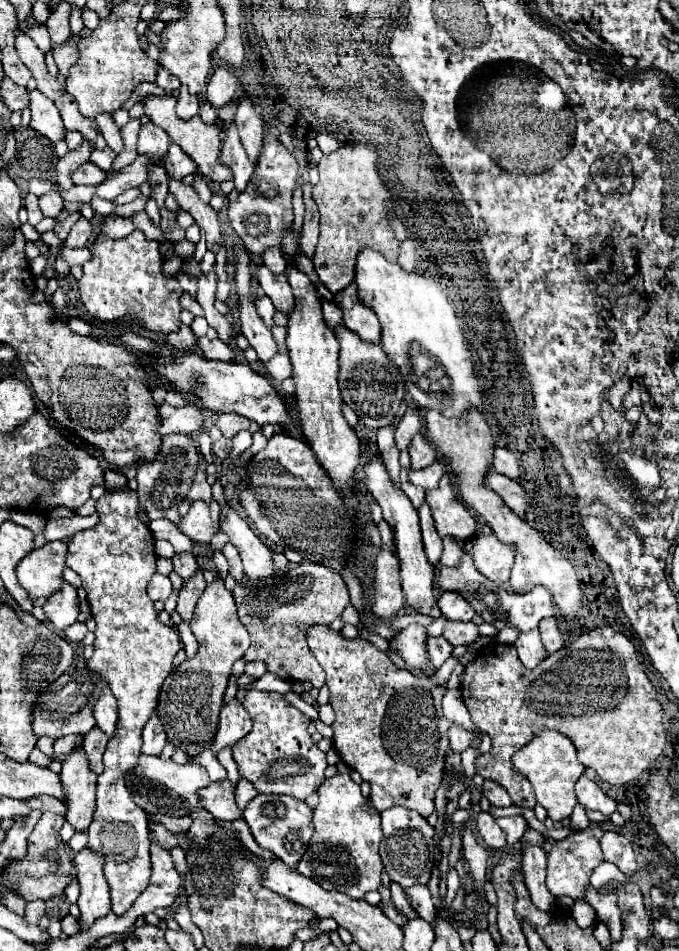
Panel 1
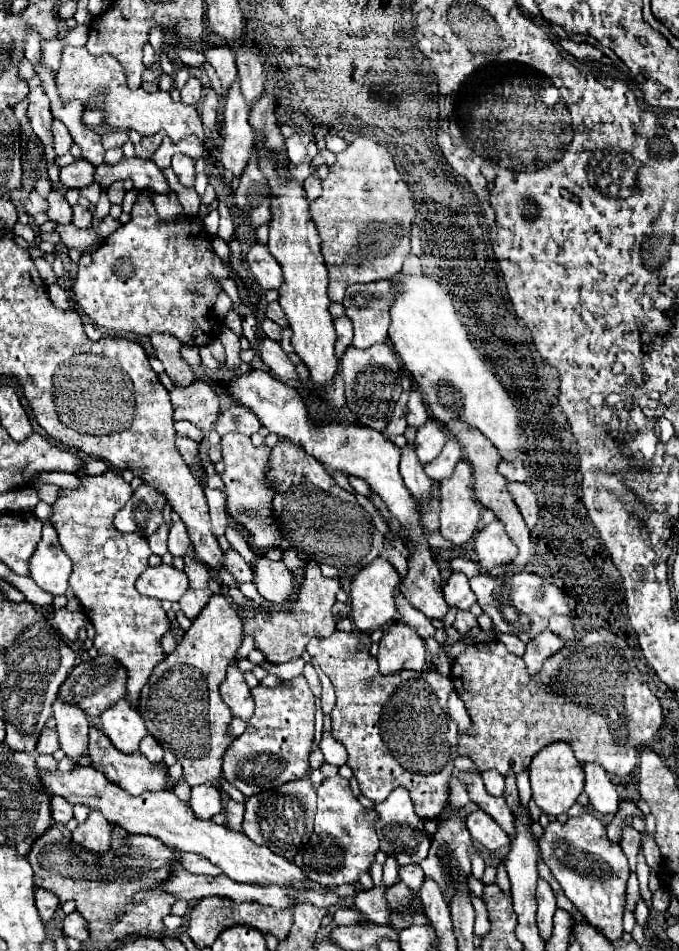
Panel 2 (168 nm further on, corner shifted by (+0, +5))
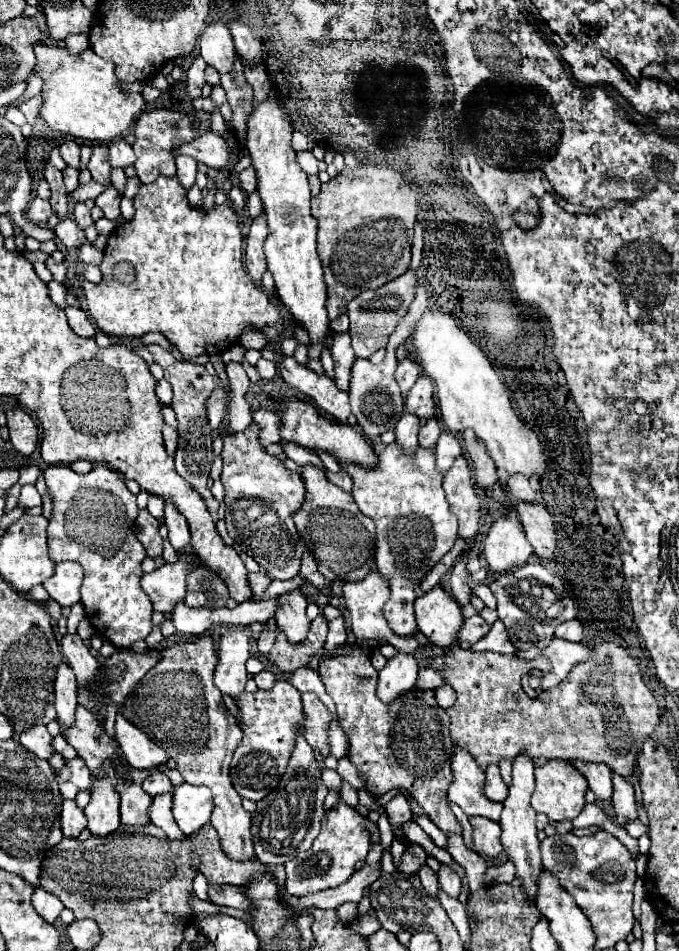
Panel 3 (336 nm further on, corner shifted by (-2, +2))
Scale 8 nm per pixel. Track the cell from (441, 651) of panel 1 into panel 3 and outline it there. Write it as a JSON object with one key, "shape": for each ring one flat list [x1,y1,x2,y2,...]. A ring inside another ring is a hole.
{"shape":[[373,438,373,448,379,456,379,464,373,470,365,470,357,464,341,464,341,468,353,478,353,498,363,514,373,518,377,526,377,570,389,576,391,598,383,608,389,628,397,636,415,636,417,620,413,614,413,602,417,598,417,578,425,576,457,540,457,518,449,512,449,504,443,492,443,476,435,468,435,454,419,448,413,458,407,458,395,444,385,446]]}

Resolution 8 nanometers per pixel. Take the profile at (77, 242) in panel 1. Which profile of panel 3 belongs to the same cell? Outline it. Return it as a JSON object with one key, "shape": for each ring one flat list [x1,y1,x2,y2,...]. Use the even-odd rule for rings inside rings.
{"shape":[[77,202,77,204,75,204,75,208,73,208,73,218,75,218,75,222,79,224,81,230,85,230,85,228,93,222,91,212,89,212,89,208,87,208,83,202]]}

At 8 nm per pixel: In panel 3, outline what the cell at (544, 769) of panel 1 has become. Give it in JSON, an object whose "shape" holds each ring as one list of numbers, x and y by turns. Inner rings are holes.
{"shape":[[547,760,545,764,535,768,535,792,531,796,531,806,535,812,543,812,549,816,549,820,573,820,585,806,585,792,587,782,577,768,567,760]]}

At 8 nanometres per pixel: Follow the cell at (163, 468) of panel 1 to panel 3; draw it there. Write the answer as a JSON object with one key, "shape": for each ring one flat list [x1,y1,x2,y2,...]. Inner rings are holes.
{"shape":[[141,508,137,518,137,540,145,546,147,556,157,558,163,552,163,538,159,534,159,520,149,514,147,508]]}

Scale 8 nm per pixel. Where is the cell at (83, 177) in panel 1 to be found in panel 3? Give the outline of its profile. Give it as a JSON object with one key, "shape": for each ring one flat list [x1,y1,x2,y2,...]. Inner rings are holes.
{"shape":[[65,168,63,170,63,182,65,182,65,188,67,188,67,192,71,194,77,186,79,186,79,170,77,168]]}

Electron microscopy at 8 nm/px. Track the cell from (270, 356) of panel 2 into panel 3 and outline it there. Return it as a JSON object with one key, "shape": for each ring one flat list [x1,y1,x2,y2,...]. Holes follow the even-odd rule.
{"shape":[[285,356,279,362,279,374,289,386,311,396,315,400,315,404,321,410,325,410,327,414,331,414,335,420,357,426,357,420,349,408,347,392,341,392,331,378,327,378,325,374,319,376,319,374,311,372,307,366,295,362,293,356]]}

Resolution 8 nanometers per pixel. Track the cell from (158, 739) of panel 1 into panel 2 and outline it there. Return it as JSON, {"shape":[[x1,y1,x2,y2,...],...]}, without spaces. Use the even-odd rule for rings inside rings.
{"shape":[[147,735,147,739,143,739,139,751,141,751,151,763,163,765,163,749,159,747,159,743,155,743,155,739,151,739,151,735]]}

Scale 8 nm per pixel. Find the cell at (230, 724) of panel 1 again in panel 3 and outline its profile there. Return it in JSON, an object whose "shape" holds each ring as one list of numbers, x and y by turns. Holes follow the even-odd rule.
{"shape":[[229,630,219,640,219,664,215,670,215,686,231,696,237,698,245,692,245,684,249,680,245,662,251,656,249,652,249,636,243,630]]}

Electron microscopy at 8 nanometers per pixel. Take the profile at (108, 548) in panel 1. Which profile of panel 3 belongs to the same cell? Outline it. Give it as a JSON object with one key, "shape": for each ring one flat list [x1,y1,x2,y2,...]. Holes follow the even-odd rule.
{"shape":[[47,466,45,482,53,500,53,516,47,526,49,536,49,558,56,564,63,560,79,562,85,570,85,578,81,584,81,604,85,606,87,620,93,628,97,628,105,640,109,640,117,650,129,650,137,640,145,640,151,630,151,614,153,606,149,596,141,590,139,580,143,576,141,562,147,556,145,548,137,538,133,538,133,522,137,518,137,502,135,496,127,490,125,480,119,472,113,472,107,466,95,466,89,474,77,474,69,466]]}

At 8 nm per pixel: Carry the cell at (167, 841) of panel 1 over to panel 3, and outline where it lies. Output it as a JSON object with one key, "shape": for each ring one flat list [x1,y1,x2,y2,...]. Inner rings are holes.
{"shape":[[117,784,117,792,121,796,121,824,125,826,149,826,149,806,153,798,143,792,139,784]]}

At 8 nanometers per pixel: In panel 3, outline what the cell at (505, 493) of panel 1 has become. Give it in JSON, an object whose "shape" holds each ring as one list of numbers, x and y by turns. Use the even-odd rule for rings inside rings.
{"shape":[[517,502,515,510,527,534,527,540,541,558,553,558,555,554,555,528,551,514,537,502]]}

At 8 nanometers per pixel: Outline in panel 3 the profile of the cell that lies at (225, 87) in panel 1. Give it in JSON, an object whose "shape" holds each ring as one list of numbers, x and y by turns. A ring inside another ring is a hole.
{"shape":[[221,22,209,24,203,30,201,40,199,40,199,50,201,50,203,60,209,66,213,66,219,74,227,74,227,70,231,70,233,62,237,60,231,32]]}

